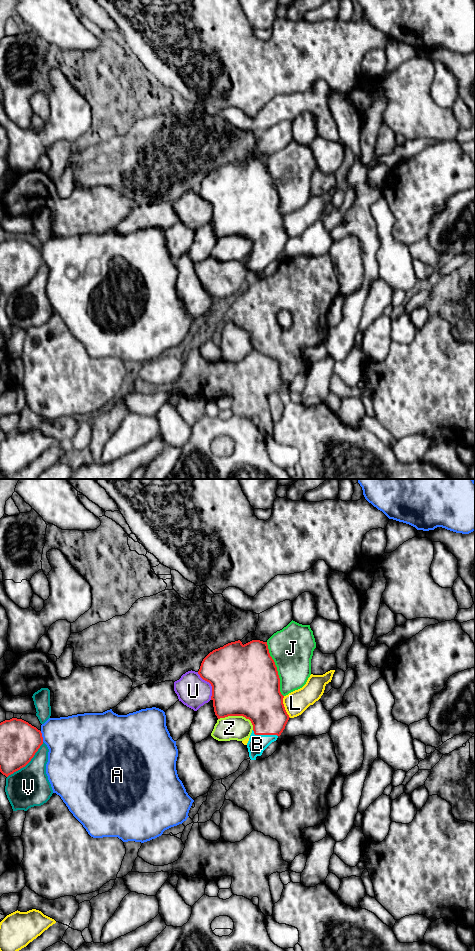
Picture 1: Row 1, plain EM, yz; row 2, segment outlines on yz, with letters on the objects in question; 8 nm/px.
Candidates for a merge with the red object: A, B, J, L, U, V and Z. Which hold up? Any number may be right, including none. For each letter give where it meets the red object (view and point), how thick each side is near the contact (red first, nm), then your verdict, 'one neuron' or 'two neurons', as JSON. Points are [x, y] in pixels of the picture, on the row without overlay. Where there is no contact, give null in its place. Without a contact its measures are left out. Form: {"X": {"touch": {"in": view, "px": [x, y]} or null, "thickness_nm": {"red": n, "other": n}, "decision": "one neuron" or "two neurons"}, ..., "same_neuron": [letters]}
{"A": {"touch": {"in": "yz", "px": [41, 256]}, "thickness_nm": {"red": 320, "other": 380}, "decision": "two neurons"}, "B": {"touch": {"in": "yz", "px": [264, 254]}, "thickness_nm": {"red": 340, "other": 150}, "decision": "one neuron"}, "J": {"touch": {"in": "yz", "px": [276, 189]}, "thickness_nm": {"red": 500, "other": 340}, "decision": "two neurons"}, "L": {"touch": {"in": "yz", "px": [284, 227]}, "thickness_nm": {"red": 380, "other": 190}, "decision": "two neurons"}, "U": {"touch": {"in": "yz", "px": [211, 205]}, "thickness_nm": {"red": 500, "other": 240}, "decision": "two neurons"}, "V": {"touch": {"in": "yz", "px": [27, 283]}, "thickness_nm": {"red": 320, "other": 320}, "decision": "two neurons"}, "Z": {"touch": {"in": "yz", "px": [238, 235]}, "thickness_nm": {"red": 500, "other": 200}, "decision": "two neurons"}, "same_neuron": ["B"]}

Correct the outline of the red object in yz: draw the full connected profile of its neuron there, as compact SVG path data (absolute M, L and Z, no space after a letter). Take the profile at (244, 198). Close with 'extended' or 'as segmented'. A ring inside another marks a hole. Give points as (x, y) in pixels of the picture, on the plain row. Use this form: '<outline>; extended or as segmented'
M238 160L215 169L203 179L198 194L212 206L211 220L218 239L243 236L251 241L253 250L247 268L250 279L256 280L277 260L290 238L283 224L280 198L267 162L252 160L243 165Z; extended

